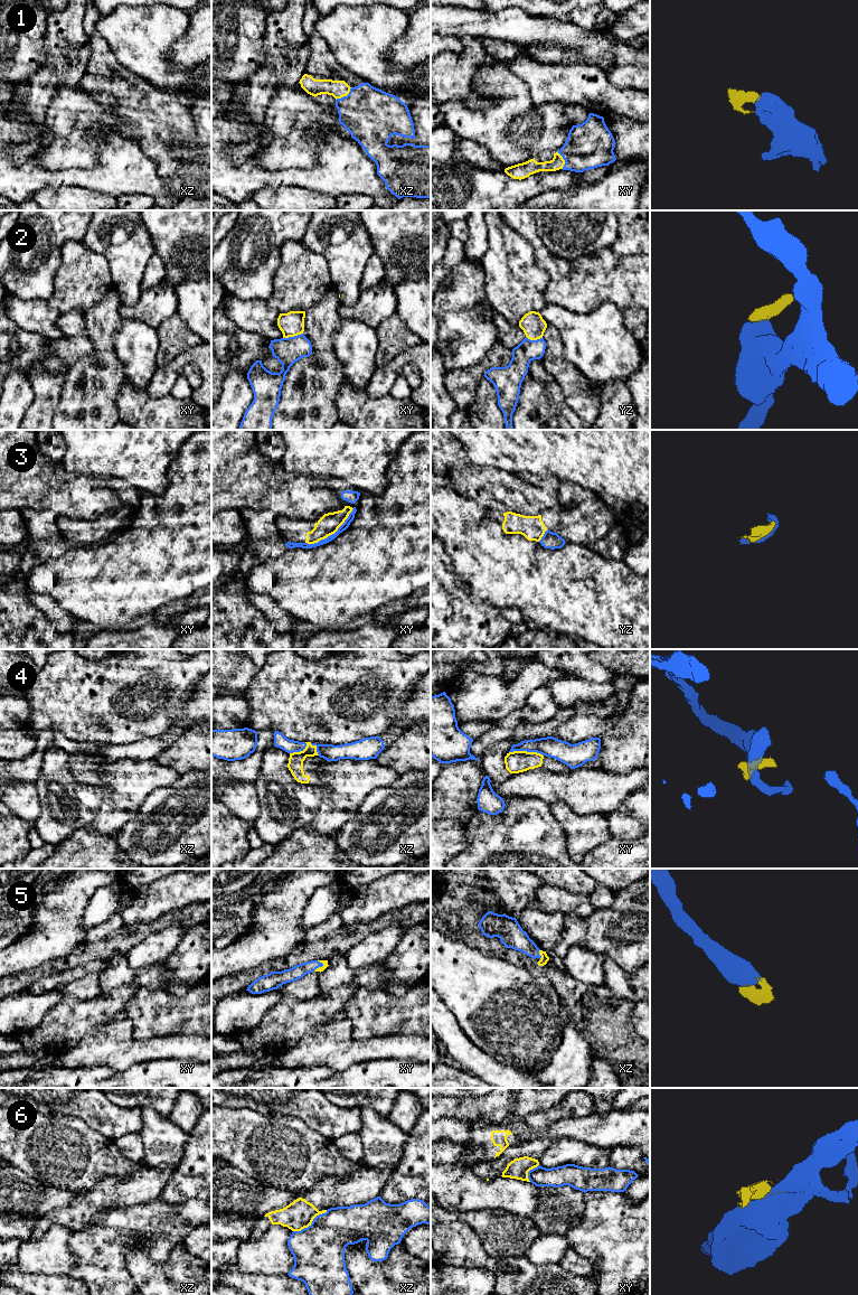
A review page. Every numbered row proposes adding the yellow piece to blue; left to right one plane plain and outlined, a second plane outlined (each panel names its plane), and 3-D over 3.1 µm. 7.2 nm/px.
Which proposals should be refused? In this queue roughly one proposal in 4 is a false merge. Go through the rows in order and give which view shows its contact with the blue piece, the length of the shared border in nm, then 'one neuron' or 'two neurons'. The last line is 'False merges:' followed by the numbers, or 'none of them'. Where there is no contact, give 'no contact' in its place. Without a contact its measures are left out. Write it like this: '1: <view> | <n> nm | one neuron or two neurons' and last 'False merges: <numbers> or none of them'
1: xz | 150 nm | one neuron
2: xy | 150 nm | one neuron
3: xy | 440 nm | two neurons
4: xy | 260 nm | two neurons
5: xy | 90 nm | one neuron
6: xz | 300 nm | two neurons
False merges: 3, 4, 6

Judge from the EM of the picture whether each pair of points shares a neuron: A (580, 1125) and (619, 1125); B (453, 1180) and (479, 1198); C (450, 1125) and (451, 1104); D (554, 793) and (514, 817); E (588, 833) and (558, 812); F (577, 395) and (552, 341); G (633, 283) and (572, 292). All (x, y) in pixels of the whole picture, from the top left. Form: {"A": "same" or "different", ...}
{"A": "same", "B": "same", "C": "different", "D": "different", "E": "same", "F": "same", "G": "same"}

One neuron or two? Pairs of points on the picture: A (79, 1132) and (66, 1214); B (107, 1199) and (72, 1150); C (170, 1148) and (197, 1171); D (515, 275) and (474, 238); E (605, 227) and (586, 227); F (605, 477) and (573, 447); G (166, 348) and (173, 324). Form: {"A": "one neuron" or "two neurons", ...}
{"A": "two neurons", "B": "two neurons", "C": "two neurons", "D": "two neurons", "E": "one neuron", "F": "one neuron", "G": "one neuron"}

